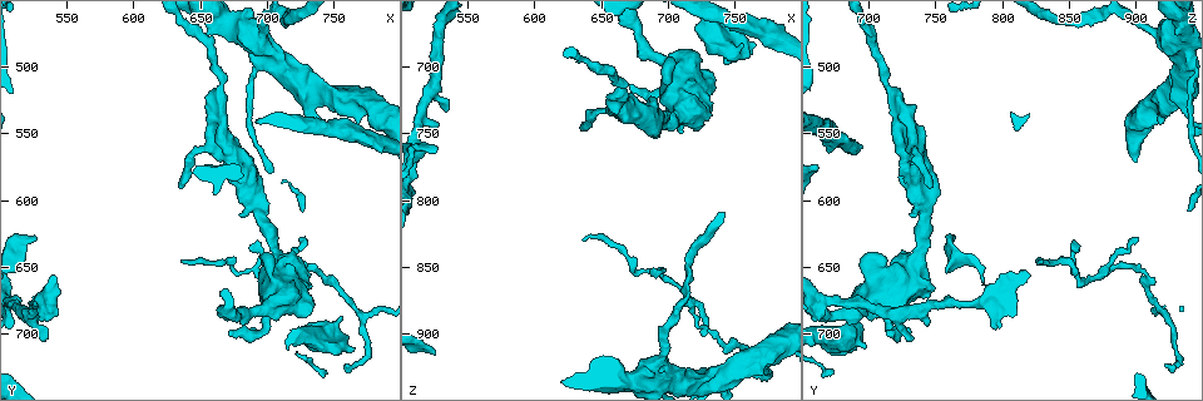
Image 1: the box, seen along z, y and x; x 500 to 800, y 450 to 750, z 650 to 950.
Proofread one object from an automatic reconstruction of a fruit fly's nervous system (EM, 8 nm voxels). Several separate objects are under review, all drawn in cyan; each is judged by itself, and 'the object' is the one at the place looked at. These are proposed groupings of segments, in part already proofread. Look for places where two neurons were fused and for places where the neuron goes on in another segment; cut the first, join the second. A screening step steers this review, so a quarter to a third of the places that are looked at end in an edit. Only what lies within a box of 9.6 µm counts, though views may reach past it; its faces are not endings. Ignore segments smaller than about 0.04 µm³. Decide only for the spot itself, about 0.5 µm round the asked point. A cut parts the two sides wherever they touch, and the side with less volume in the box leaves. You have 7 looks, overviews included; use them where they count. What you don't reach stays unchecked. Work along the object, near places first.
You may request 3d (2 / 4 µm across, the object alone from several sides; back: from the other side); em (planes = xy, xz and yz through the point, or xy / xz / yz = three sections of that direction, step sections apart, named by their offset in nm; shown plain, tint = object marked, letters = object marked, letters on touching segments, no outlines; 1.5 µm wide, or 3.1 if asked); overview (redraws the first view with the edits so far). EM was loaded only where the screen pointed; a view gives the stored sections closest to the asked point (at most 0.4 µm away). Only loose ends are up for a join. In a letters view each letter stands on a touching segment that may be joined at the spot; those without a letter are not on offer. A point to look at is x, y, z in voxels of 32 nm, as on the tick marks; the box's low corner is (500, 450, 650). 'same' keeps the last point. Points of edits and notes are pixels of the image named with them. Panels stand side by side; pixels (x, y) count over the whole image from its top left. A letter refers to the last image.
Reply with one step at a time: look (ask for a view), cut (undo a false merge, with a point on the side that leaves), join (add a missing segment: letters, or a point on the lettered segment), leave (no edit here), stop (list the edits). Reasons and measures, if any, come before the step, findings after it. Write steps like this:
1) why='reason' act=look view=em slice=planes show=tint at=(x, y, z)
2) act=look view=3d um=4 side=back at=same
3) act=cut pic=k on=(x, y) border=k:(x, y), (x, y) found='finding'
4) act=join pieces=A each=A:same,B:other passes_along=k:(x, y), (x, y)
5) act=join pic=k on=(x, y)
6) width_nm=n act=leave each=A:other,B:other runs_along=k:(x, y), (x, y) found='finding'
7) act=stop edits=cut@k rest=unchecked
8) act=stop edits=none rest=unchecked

why='branch stops here' act=look view=3d um=4 at=(674, 700, 712)

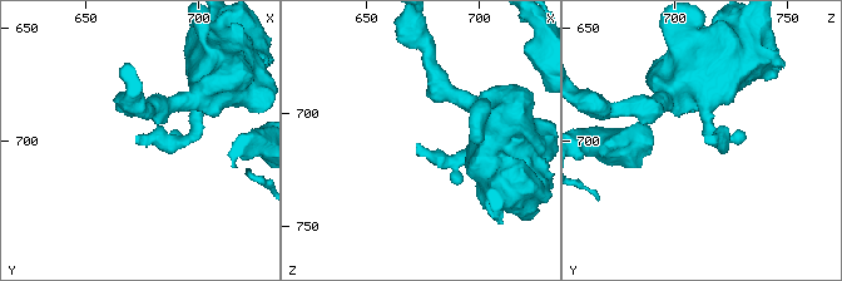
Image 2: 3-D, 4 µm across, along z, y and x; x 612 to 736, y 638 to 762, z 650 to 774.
act=look view=em slice=planes show=plain at=(671, 698, 714)

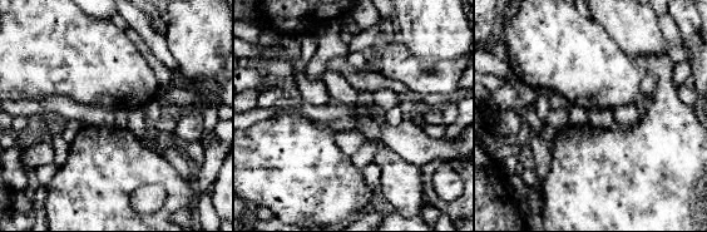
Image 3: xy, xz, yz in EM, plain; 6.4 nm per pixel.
act=look view=em slice=planes show=letters at=same

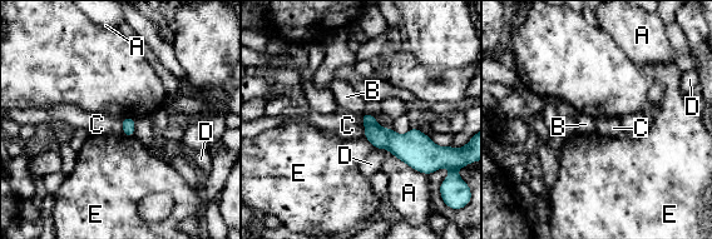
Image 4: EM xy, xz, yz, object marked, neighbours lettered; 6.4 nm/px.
act=leave each=A:other,B:other,C:other,D:other,E:other border=4:(361, 114), (365, 135) found='no lettered segment goes on from it'

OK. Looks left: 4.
why='an open end' act=look view=3d um=2 at=(764, 712, 682)

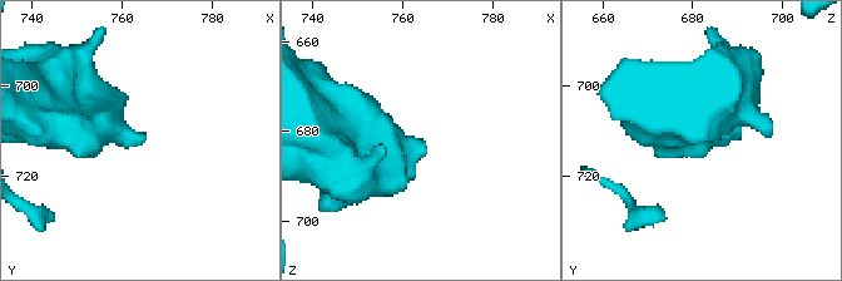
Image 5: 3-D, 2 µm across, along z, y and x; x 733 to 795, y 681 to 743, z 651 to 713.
act=look view=em slice=planes show=letters at=(764, 712, 683)

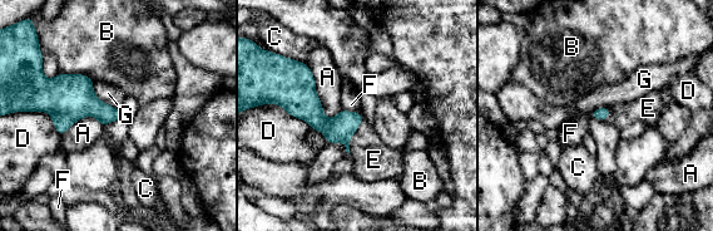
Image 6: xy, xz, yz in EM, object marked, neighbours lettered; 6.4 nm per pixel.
act=join pieces=E each=A:other,B:other,C:other,D:other,E:same,F:other,G:other passes_along=6:(338, 129), (352, 134), (374, 160) found='it goes on there'

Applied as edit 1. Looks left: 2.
act=stop edits=join@6 rest=unchecked

